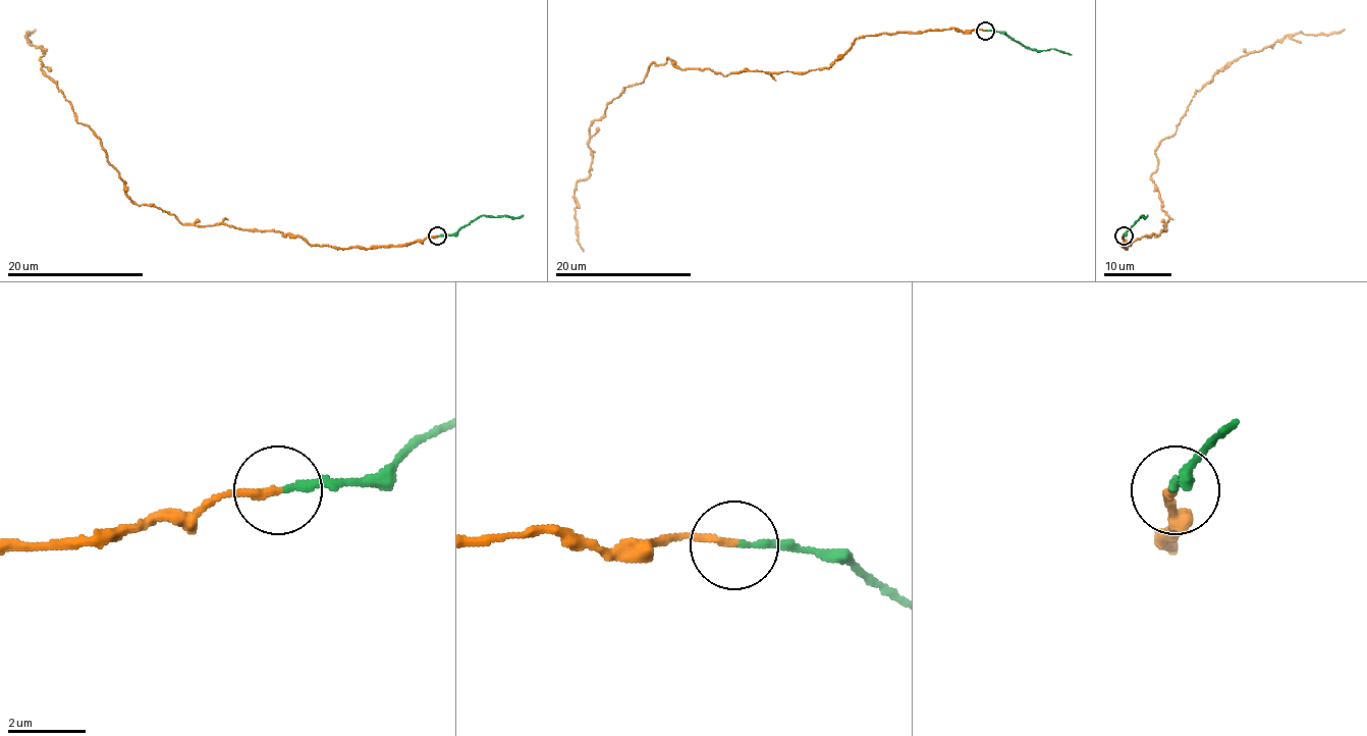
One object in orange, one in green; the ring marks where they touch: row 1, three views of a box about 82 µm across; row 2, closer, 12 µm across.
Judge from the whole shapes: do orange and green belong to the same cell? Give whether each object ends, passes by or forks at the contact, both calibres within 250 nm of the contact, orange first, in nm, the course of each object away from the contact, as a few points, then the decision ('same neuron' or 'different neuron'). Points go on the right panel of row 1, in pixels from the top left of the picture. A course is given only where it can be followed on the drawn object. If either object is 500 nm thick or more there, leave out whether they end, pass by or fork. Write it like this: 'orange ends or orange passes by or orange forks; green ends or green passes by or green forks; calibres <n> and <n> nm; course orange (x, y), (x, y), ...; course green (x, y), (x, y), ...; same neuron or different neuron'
orange ends; green ends; calibres 190 and 170 nm; course orange (1124, 237), (1126, 249), (1164, 229), (1151, 178), (1156, 150), (1194, 93), (1277, 40), (1344, 29); course green (1124, 237), (1141, 216), (1148, 214); same neuron

